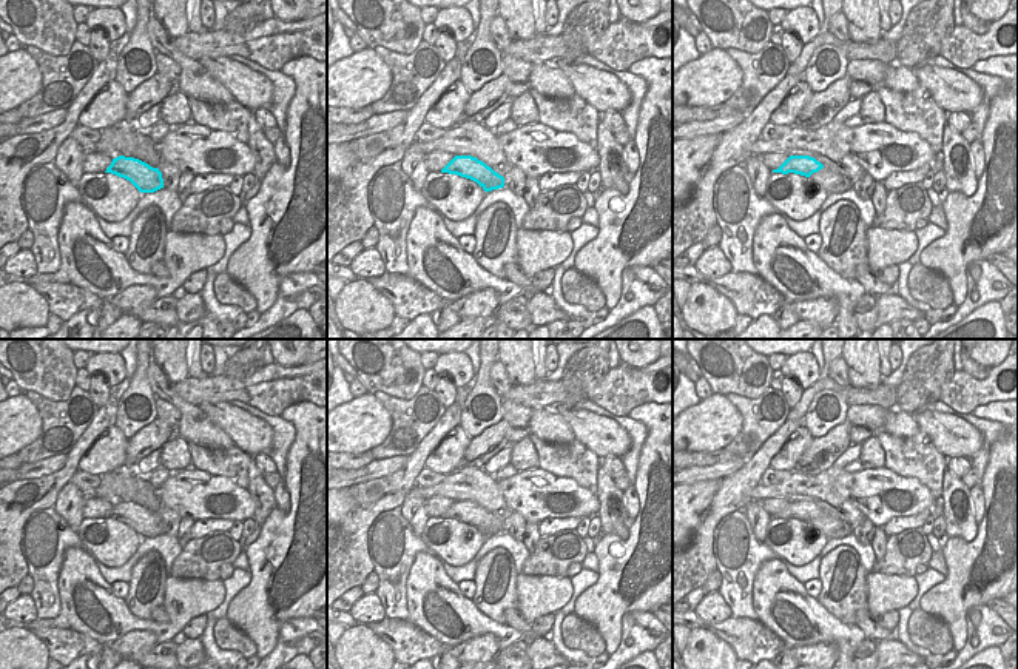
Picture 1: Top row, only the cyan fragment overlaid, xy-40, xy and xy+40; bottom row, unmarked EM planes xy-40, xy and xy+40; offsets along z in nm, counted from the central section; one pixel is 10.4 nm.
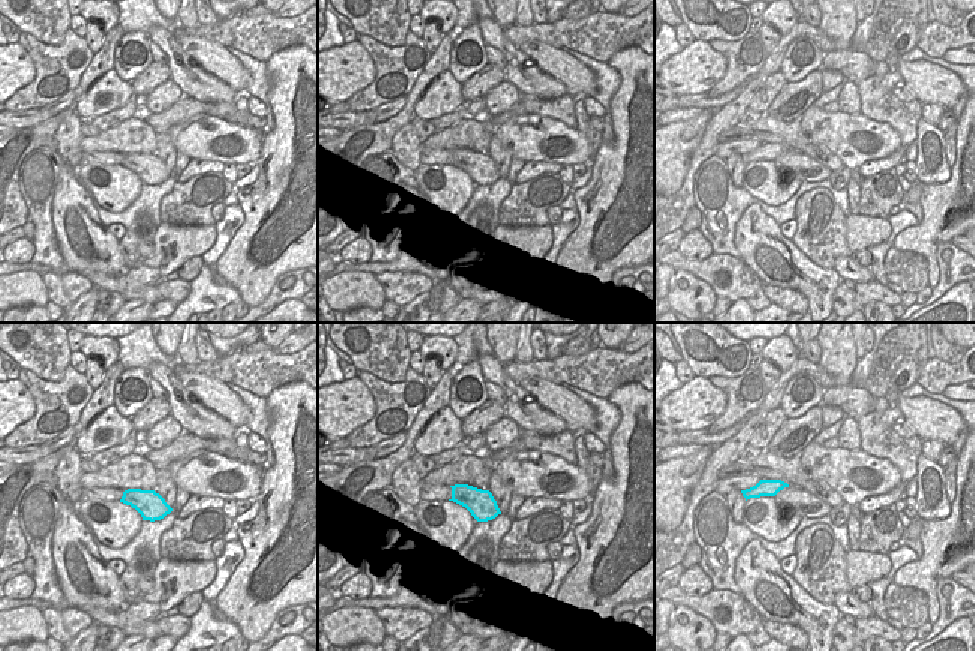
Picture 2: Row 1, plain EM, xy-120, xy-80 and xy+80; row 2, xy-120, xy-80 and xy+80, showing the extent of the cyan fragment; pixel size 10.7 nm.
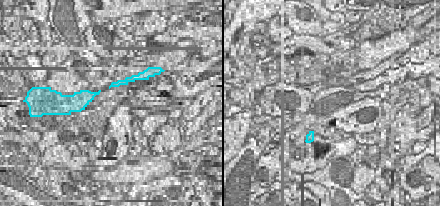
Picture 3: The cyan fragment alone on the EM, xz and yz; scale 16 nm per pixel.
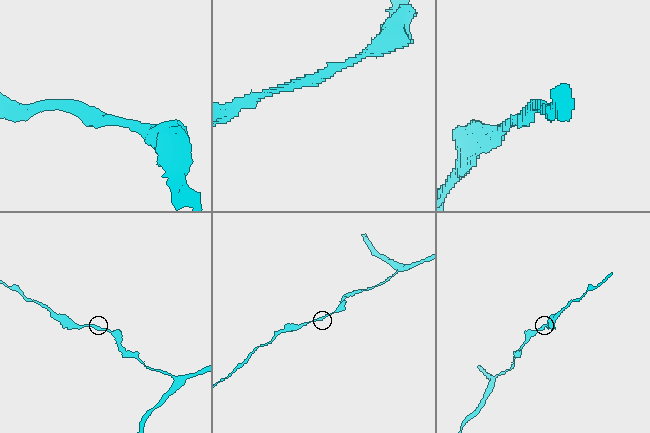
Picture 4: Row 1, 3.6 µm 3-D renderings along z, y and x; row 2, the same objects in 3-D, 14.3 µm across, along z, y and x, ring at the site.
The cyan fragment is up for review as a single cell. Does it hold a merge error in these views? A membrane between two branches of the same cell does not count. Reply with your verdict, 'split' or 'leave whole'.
split

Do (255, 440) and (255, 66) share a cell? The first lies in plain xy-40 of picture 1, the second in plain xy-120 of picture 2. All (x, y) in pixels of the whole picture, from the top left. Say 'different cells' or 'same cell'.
different cells

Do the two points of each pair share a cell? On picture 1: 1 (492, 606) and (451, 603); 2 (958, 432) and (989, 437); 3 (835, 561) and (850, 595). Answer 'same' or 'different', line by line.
1: different
2: different
3: same

